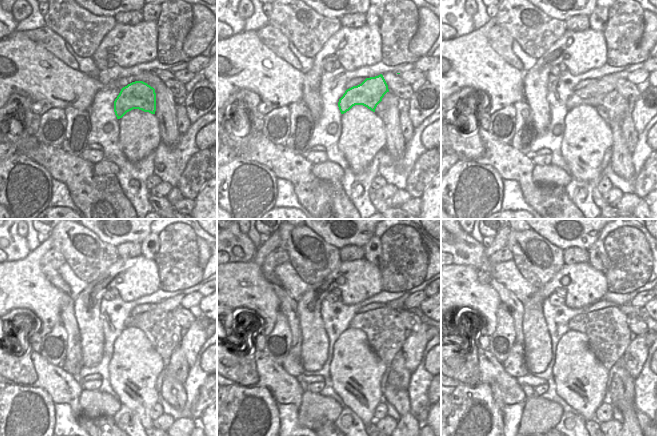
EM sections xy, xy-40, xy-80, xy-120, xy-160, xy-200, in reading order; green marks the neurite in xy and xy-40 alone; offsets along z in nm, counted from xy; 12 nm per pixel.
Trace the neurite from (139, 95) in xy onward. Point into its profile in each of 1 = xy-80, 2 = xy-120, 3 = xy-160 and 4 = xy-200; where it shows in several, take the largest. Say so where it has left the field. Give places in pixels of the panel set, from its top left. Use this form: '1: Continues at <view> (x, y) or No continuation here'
1: Continues at xy-80 (593, 94)
2: Continues at xy-120 (168, 305)
3: Continues at xy-160 (398, 303)
4: Continues at xy-200 (632, 295).

